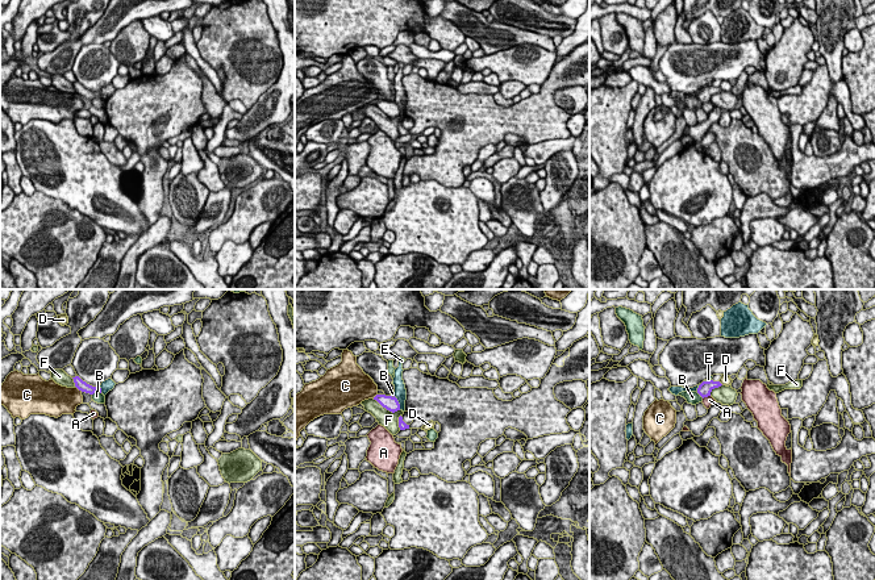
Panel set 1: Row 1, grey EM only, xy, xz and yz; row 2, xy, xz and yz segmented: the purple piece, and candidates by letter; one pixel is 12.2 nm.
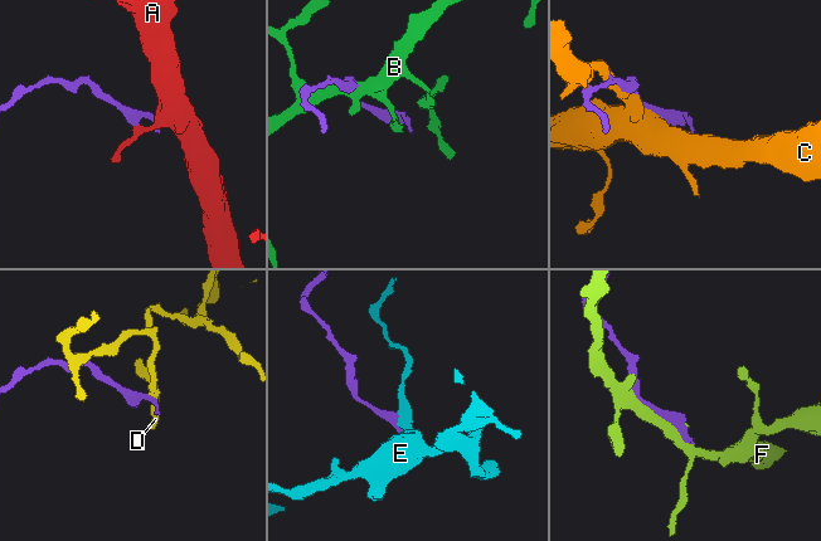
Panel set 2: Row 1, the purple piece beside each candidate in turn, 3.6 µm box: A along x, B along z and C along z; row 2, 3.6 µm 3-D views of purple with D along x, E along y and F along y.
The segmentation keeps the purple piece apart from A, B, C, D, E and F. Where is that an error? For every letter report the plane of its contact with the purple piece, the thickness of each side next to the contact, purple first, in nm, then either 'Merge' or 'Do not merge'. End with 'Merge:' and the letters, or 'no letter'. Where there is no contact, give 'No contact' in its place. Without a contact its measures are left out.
A: Touches purple in yz. Thickness 170 nm (purple) against 120 nm. Do not merge
B: Touches purple in xy. Thickness 130 nm (purple) against 130 nm. Do not merge
C: Touches purple in xy. Thickness 130 nm (purple) against 340 nm. Do not merge
D: Touches purple in yz. Thickness 170 nm (purple) against 130 nm. Do not merge
E: Touches purple in xz. Thickness 170 nm (purple) against 160 nm. Do not merge
F: Touches purple in xz. Thickness 170 nm (purple) against 200 nm. Merge
Merge: F

